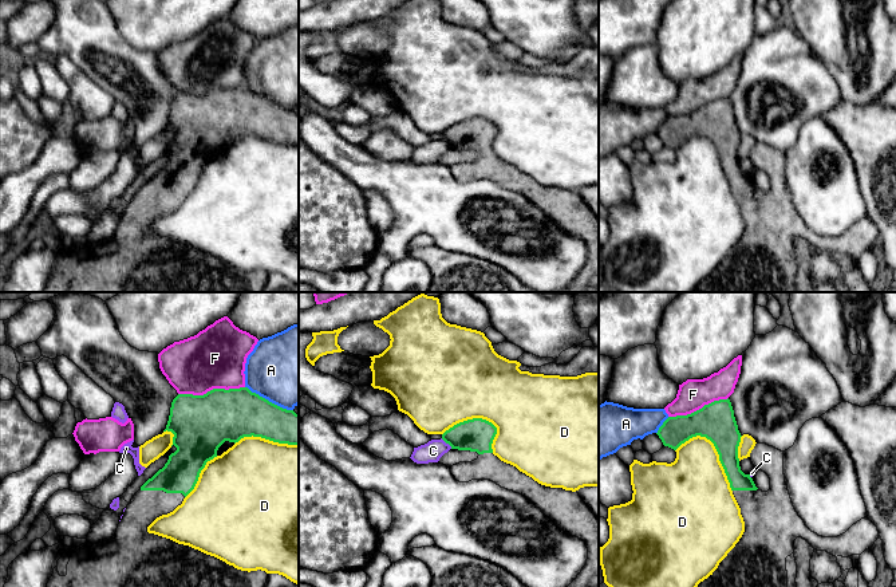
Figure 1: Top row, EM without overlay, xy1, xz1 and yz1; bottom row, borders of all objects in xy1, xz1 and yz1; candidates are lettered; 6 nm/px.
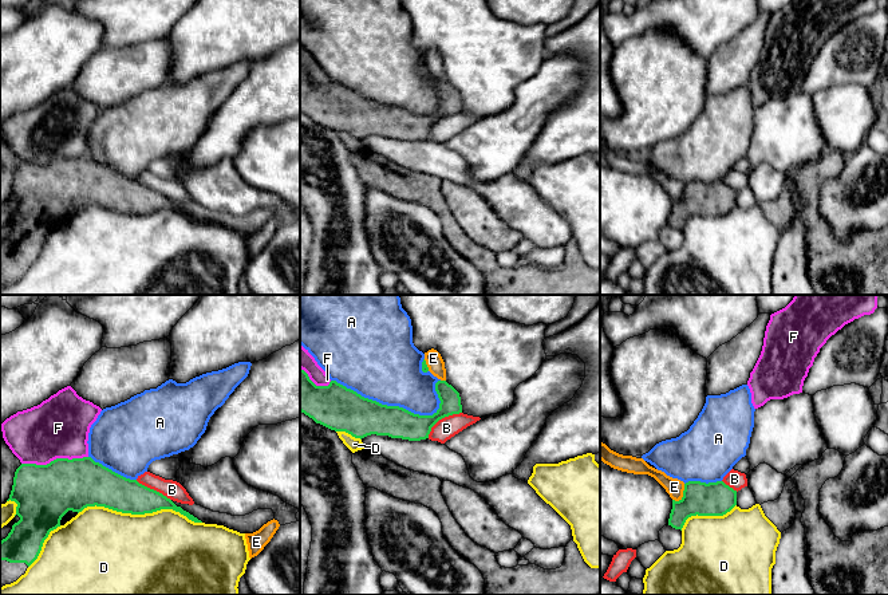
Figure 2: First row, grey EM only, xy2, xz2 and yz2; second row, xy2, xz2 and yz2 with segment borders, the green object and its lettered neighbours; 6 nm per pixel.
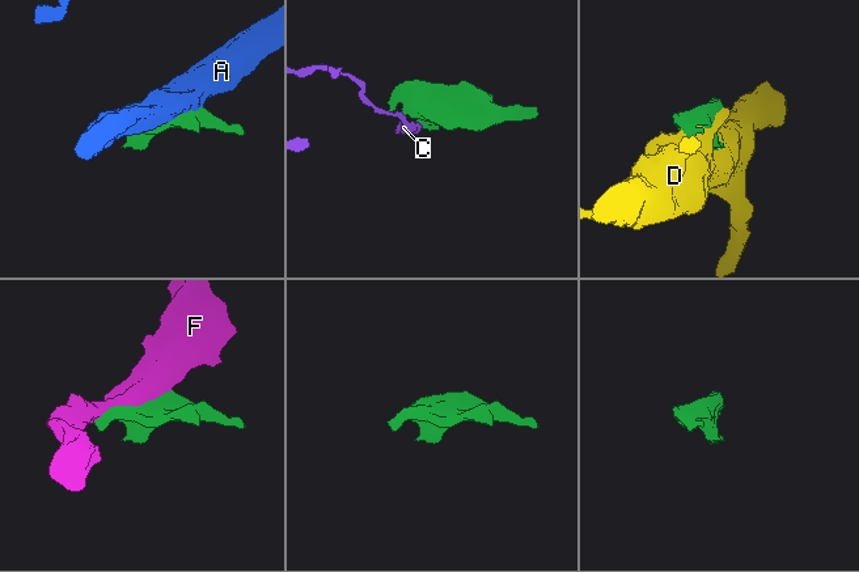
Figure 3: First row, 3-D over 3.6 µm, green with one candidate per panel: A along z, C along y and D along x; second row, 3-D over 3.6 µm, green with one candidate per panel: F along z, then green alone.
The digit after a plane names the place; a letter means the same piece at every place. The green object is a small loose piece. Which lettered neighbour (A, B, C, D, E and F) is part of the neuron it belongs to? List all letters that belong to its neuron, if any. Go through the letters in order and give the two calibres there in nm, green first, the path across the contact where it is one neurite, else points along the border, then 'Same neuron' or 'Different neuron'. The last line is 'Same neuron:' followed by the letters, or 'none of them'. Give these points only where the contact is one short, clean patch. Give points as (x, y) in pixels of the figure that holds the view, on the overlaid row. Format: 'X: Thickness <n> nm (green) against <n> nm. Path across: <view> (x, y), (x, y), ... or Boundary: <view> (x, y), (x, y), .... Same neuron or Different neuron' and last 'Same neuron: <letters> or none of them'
A: Thickness 260 nm (green) against 440 nm. Different neuron
B: Thickness 180 nm (green) against 130 nm. Different neuron
C: Thickness 200 nm (green) against 120 nm. Boundary: xz1 (441, 438), (452, 448). Different neuron
D: Thickness 220 nm (green) against 500 nm. Different neuron
E: Thickness 200 nm (green) against 110 nm. Different neuron
F: Thickness 360 nm (green) against 360 nm. Different neuron
Same neuron: none of them

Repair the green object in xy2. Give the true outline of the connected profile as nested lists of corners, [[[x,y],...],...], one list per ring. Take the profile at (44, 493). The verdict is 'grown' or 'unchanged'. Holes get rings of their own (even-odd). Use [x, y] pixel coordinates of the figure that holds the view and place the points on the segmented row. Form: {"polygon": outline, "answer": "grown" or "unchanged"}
{"polygon": [[[91,457],[56,458],[47,465],[21,464],[7,501],[15,501],[20,517],[0,541],[0,587],[16,582],[38,559],[50,532],[68,512],[104,507],[122,513],[145,515],[173,509],[202,523],[162,493],[126,478]]], "answer": "grown"}

